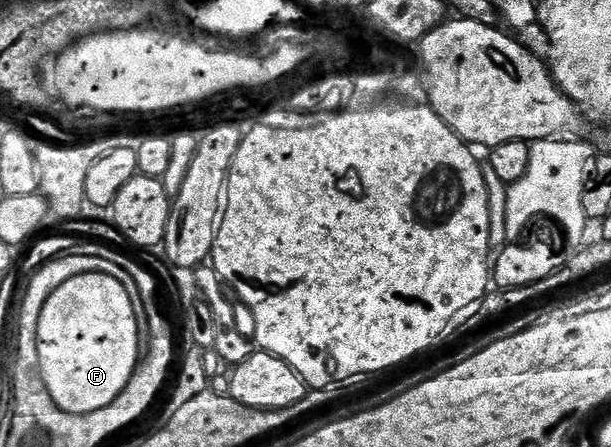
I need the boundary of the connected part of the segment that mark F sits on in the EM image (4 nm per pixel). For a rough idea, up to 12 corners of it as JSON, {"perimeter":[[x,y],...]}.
{"perimeter":[[116,277],[64,281],[40,313],[40,383],[68,414],[120,397],[140,315]]}

